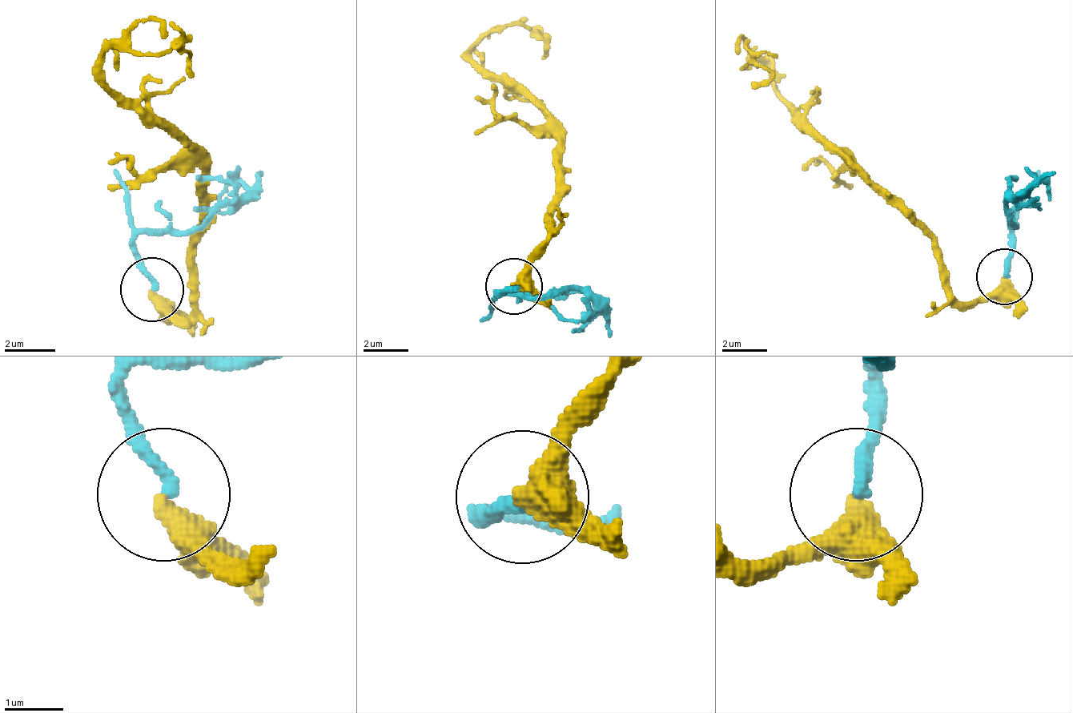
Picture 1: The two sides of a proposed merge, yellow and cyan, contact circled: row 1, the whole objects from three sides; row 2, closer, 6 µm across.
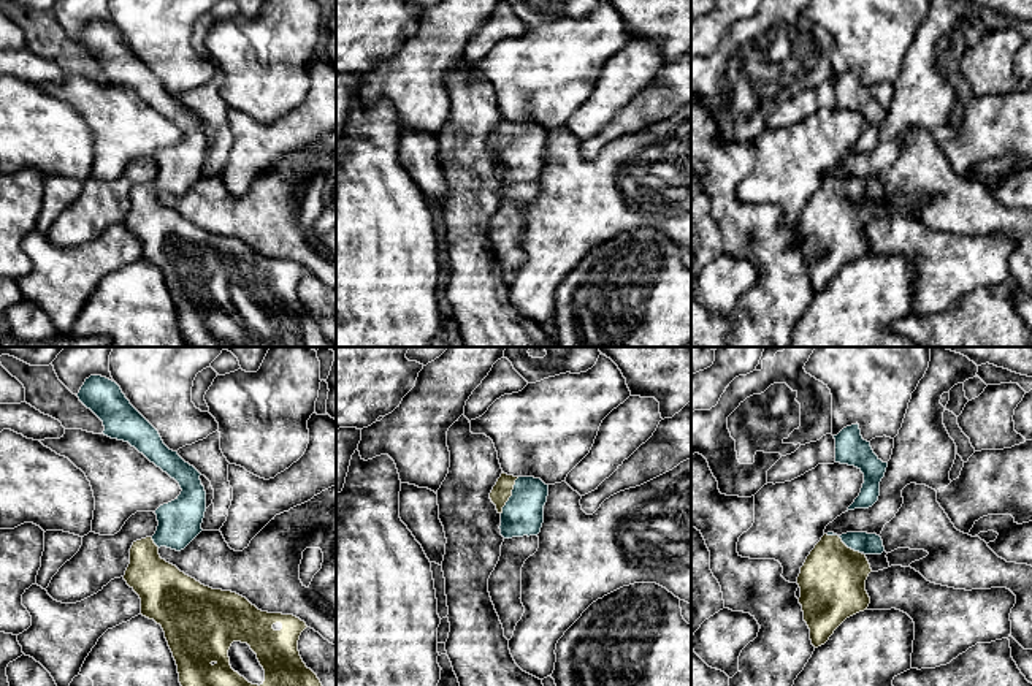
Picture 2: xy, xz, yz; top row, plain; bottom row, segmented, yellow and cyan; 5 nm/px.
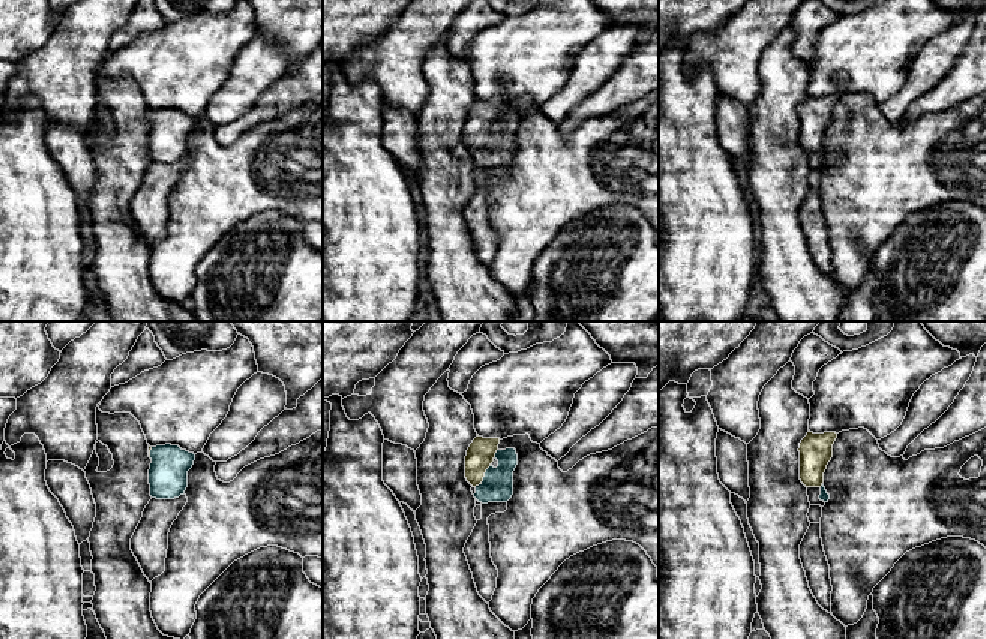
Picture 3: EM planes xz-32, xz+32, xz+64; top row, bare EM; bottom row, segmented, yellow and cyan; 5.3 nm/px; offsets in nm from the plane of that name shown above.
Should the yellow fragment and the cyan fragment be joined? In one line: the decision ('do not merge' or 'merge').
merge

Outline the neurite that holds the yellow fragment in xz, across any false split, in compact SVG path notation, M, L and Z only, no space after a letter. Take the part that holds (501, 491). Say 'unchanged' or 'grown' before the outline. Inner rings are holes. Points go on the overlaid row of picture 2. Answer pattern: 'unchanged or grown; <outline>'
grown; M503 472L490 493L501 515L501 535L504 539L537 535L544 523L547 496L548 485L541 478Z

